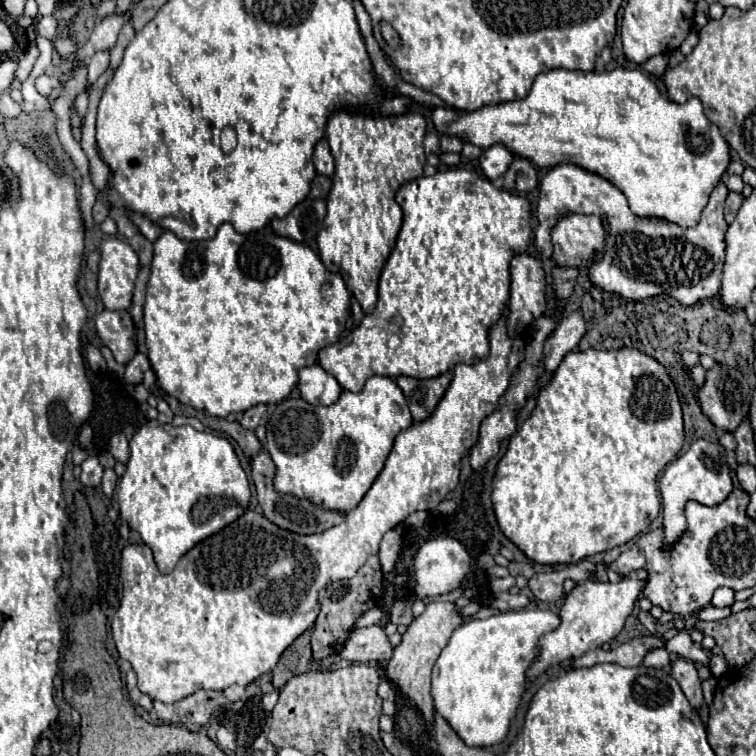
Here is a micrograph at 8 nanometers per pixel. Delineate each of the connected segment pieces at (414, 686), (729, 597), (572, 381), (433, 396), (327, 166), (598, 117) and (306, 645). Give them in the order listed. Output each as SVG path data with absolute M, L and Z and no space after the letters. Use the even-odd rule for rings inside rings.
M432 602L426 606L426 610L412 620L412 624L402 634L402 642L394 648L394 656L390 658L386 666L386 676L400 686L400 690L424 712L424 720L432 726L434 722L434 698L432 698L432 666L438 660L442 648L448 644L452 632L464 622L464 614L454 602Z
M718 588L712 598L712 606L732 606L734 604L734 590L732 588Z
M588 348L584 352L570 352L558 370L554 372L550 384L538 392L538 404L528 420L524 420L518 430L510 438L510 446L502 460L498 462L496 476L492 482L492 504L500 524L500 530L506 538L510 538L530 560L538 564L574 564L582 558L606 552L614 546L622 546L640 532L648 528L652 520L660 514L660 492L656 484L658 472L678 456L678 450L684 442L684 426L682 426L682 406L678 400L678 392L666 368L654 360L652 356L640 352L638 348L620 348L620 350L594 350Z
M450 370L436 376L436 378L426 378L426 380L408 378L408 376L398 376L396 378L396 384L402 388L402 392L408 400L414 422L420 422L420 420L424 420L432 414L438 400L446 392L450 380L452 380Z
M322 138L322 140L316 144L312 162L314 162L318 174L322 174L322 176L332 176L332 174L334 174L334 160L332 160L330 146L328 146L326 138Z
M556 68L556 70L550 70L550 72L542 72L536 76L534 84L532 84L532 90L530 94L524 98L524 100L512 100L512 102L504 102L504 104L498 104L498 106L484 106L476 112L472 112L472 116L462 116L460 112L454 112L454 110L448 110L448 108L434 108L432 114L430 114L432 122L434 122L434 128L438 130L438 134L456 134L460 136L462 140L470 140L472 144L480 146L482 150L494 146L494 144L504 144L512 150L512 154L516 156L524 156L528 160L532 160L536 166L556 166L556 164L564 164L564 162L570 162L570 164L578 164L582 166L584 170L590 170L590 172L596 172L598 176L606 178L608 182L612 182L628 200L628 206L630 210L636 214L636 216L656 216L656 218L664 218L668 222L674 222L682 228L690 228L690 226L696 226L698 220L700 220L700 212L702 208L708 204L708 198L712 194L712 190L718 186L718 182L722 180L722 176L726 174L728 166L730 166L730 146L726 142L726 138L722 138L720 130L716 126L710 124L710 120L704 116L702 112L702 104L698 98L690 98L688 102L684 104L676 104L676 102L670 102L666 100L658 88L654 86L654 82L644 76L640 70L624 70L624 68L616 68L612 72L570 72L570 70L562 70L562 68ZM690 134L700 134L700 136L708 136L712 134L710 138L710 152L702 152L702 156L696 156L692 154L690 150L690 144L688 144L688 138Z
M306 630L298 636L292 646L280 656L278 666L272 670L272 684L280 690L292 676L308 672L312 668L312 650L310 650L310 636L312 630Z

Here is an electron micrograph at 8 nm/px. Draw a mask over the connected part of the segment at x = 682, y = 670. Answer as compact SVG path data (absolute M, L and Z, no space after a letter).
M678 658L670 666L670 676L676 676L676 682L680 684L684 696L688 696L688 702L698 708L702 704L702 688L700 688L700 678L696 674L696 664L692 660Z

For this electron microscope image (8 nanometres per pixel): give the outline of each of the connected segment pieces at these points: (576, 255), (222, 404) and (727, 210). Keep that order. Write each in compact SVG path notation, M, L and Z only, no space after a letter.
M572 214L554 226L552 244L556 264L588 270L606 252L606 230L600 216Z
M222 224L214 238L200 242L182 242L174 232L166 230L154 244L154 260L150 264L150 278L144 302L144 332L146 332L146 348L152 370L156 372L156 384L162 392L170 394L178 402L192 406L196 410L206 410L212 416L226 418L230 412L246 412L256 404L278 404L290 396L292 388L298 382L298 368L312 366L316 362L316 354L320 348L336 344L348 316L350 308L350 292L340 274L332 274L324 268L320 256L306 244L294 242L290 238L278 236L272 230L238 234L230 224Z
M728 192L728 196L726 196L726 206L724 206L724 218L726 218L726 222L728 222L728 224L732 224L732 222L734 222L734 218L736 218L736 214L738 214L738 210L740 210L742 202L744 202L742 194Z

